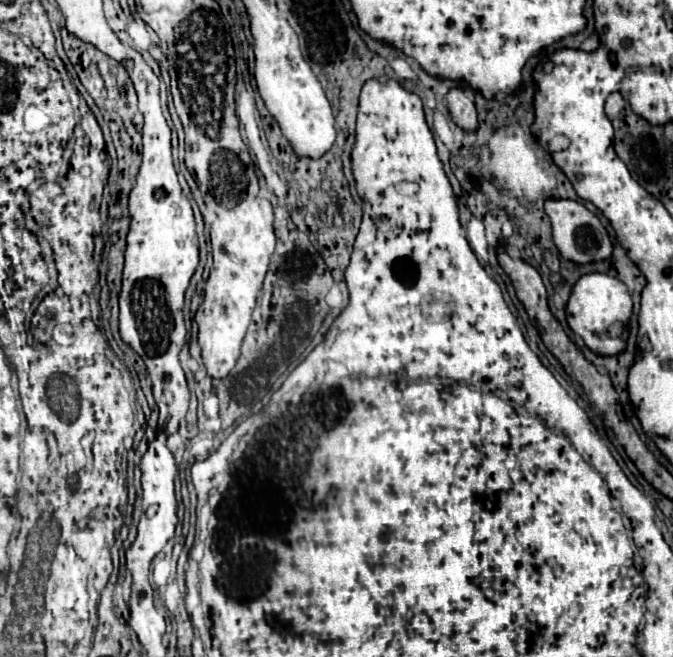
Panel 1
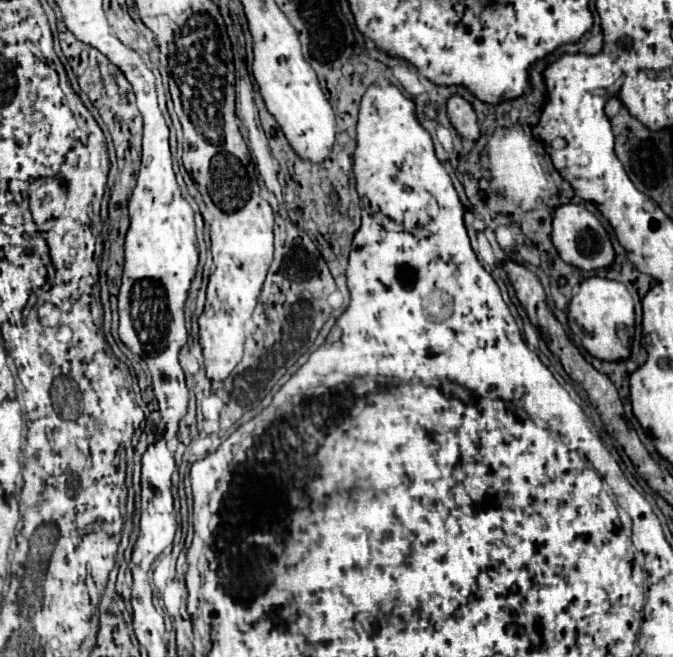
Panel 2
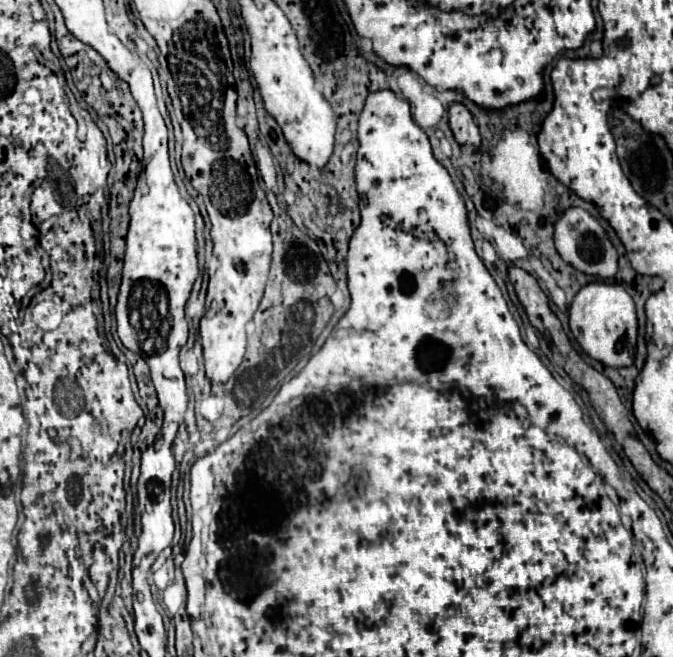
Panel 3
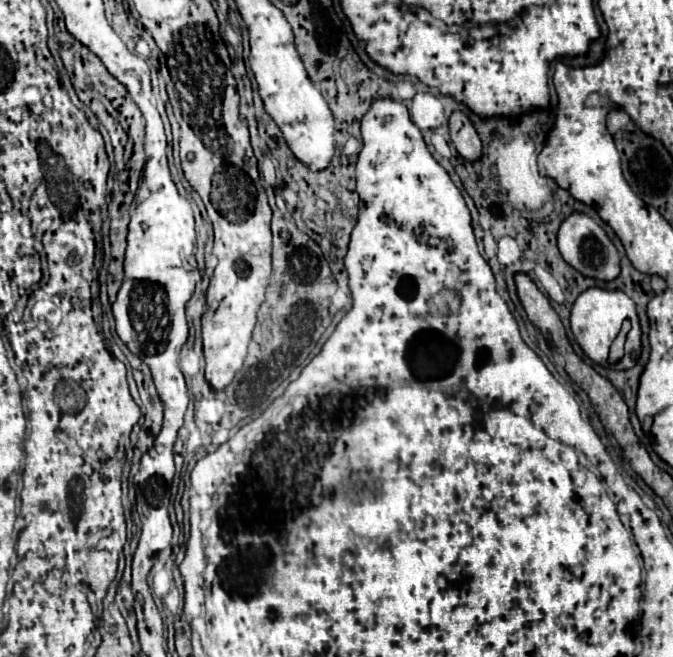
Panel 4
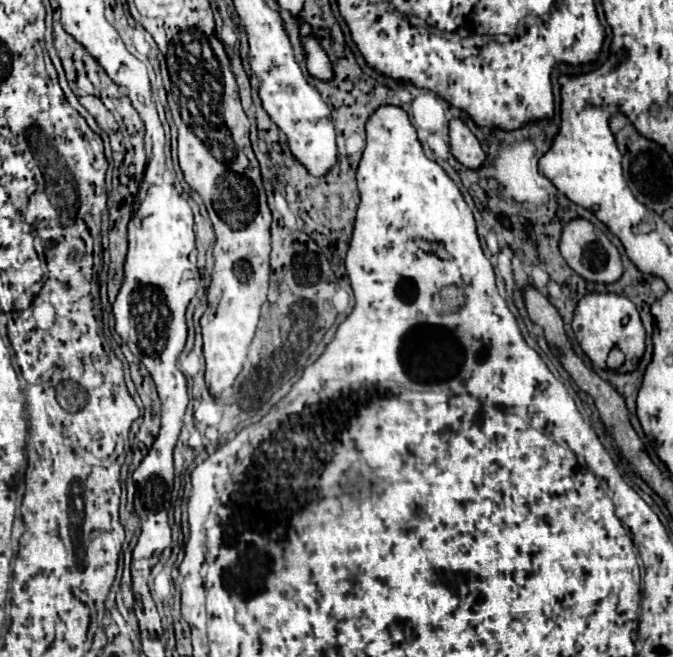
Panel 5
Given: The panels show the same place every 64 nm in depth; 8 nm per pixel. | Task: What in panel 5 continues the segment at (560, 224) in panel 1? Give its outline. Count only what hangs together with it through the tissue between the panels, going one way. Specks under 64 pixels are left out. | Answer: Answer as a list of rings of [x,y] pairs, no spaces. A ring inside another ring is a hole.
[[[576,218],[572,222],[568,222],[562,230],[562,238],[560,238],[560,252],[566,260],[566,264],[584,280],[588,282],[602,282],[602,284],[612,284],[622,276],[622,260],[620,260],[620,252],[616,250],[616,246],[606,238],[606,234],[602,230],[598,230],[592,222],[584,220],[584,218]]]

